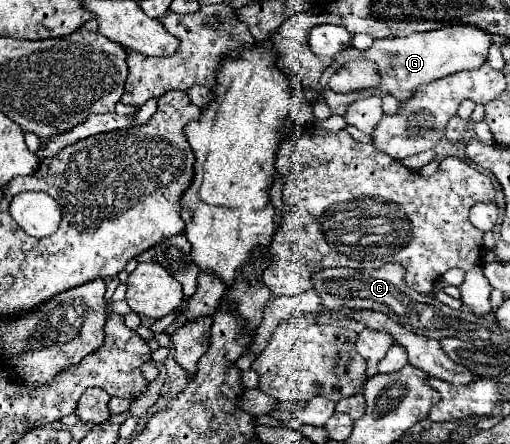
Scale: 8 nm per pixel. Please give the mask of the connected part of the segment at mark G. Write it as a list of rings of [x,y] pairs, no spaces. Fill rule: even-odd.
[[[444,26],[438,30],[430,32],[420,32],[420,34],[410,34],[404,38],[390,38],[390,40],[374,40],[372,48],[358,52],[356,48],[346,48],[342,54],[338,54],[332,64],[322,72],[320,76],[320,86],[322,86],[322,98],[326,98],[326,82],[330,80],[332,72],[338,70],[338,66],[346,64],[348,60],[356,56],[366,56],[374,60],[382,72],[382,86],[374,92],[378,96],[390,94],[396,100],[404,102],[410,100],[416,94],[416,88],[428,82],[434,82],[438,78],[450,76],[454,72],[462,70],[472,70],[480,68],[486,62],[486,54],[490,48],[490,34],[474,28],[474,26]],[[330,70],[330,72],[328,72]]]

